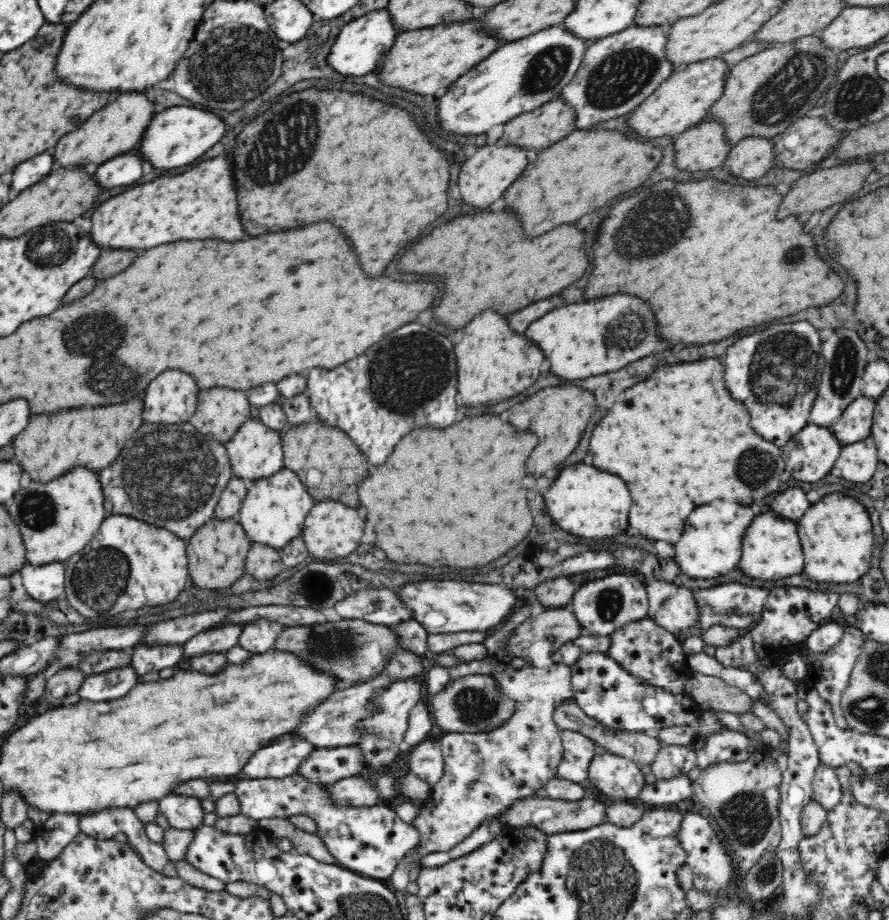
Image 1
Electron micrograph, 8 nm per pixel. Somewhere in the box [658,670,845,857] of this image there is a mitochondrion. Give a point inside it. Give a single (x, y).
(747, 815)

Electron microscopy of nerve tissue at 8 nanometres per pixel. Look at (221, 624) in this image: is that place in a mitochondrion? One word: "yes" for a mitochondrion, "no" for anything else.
no

